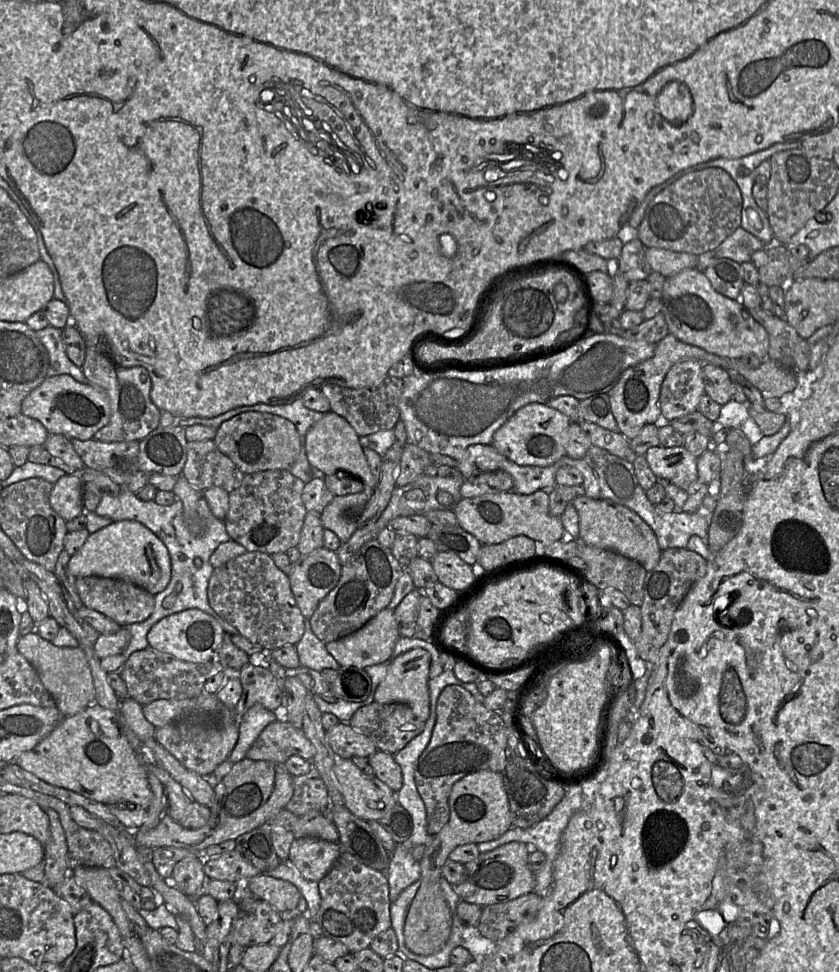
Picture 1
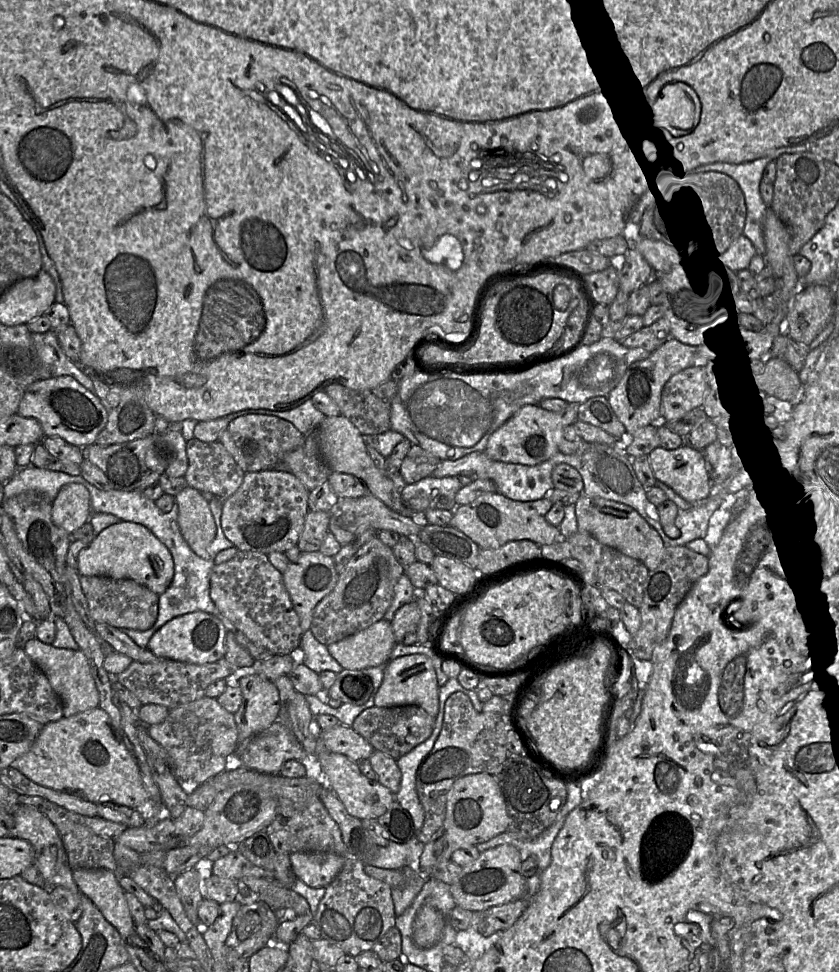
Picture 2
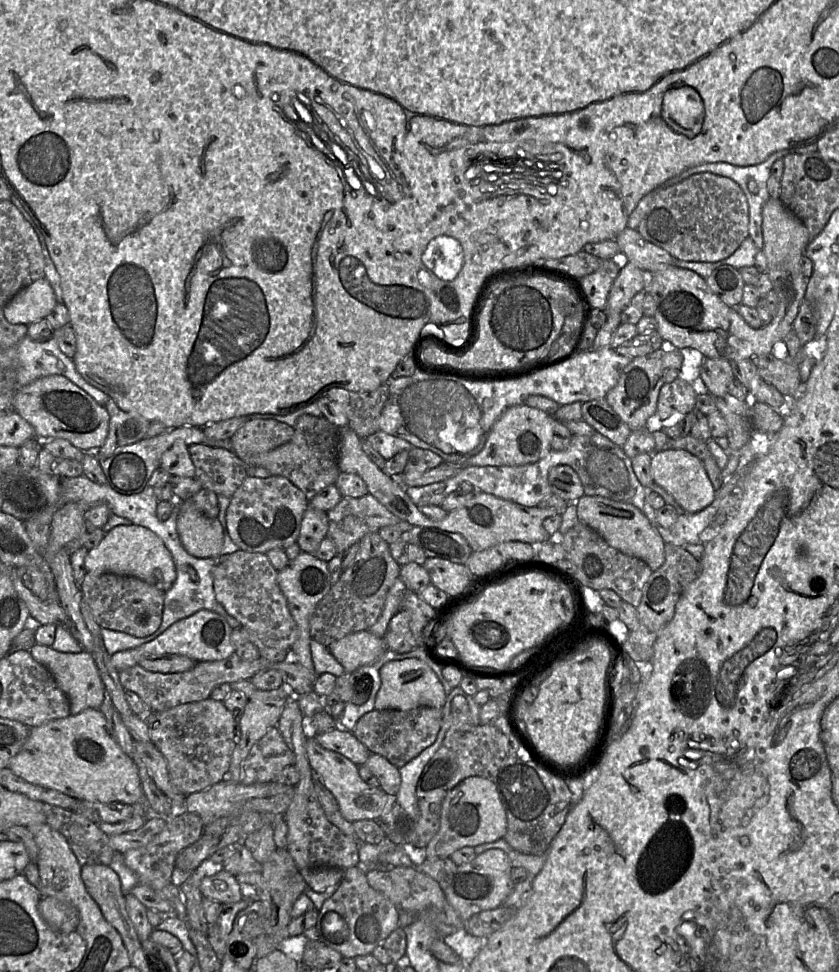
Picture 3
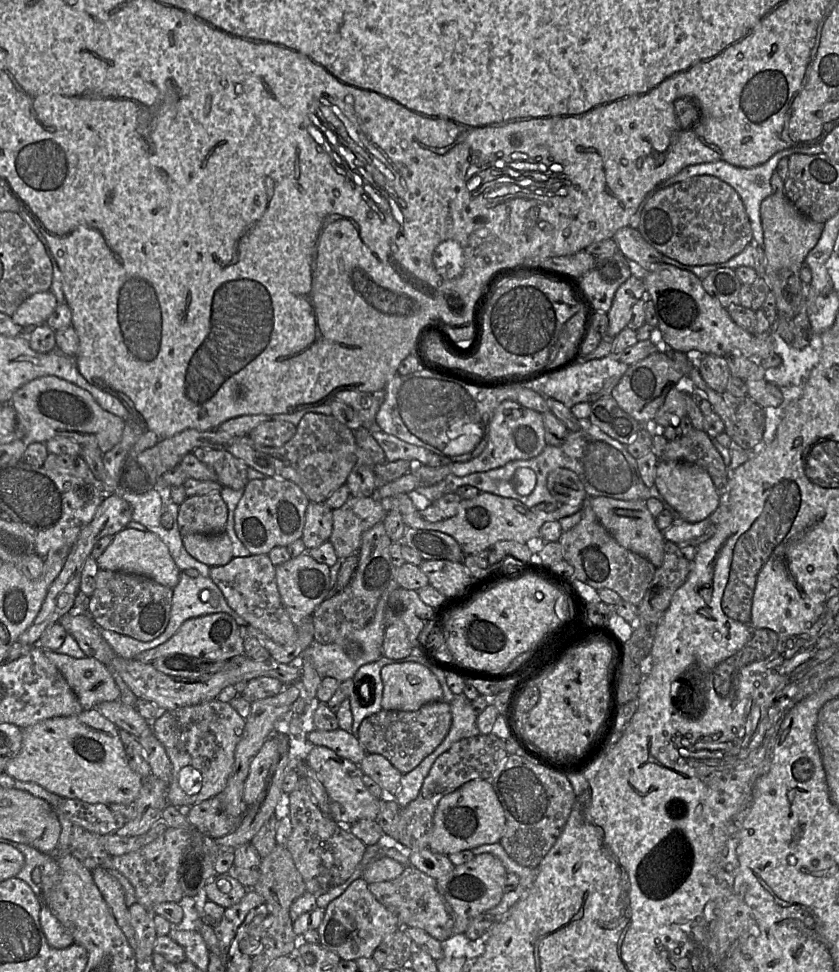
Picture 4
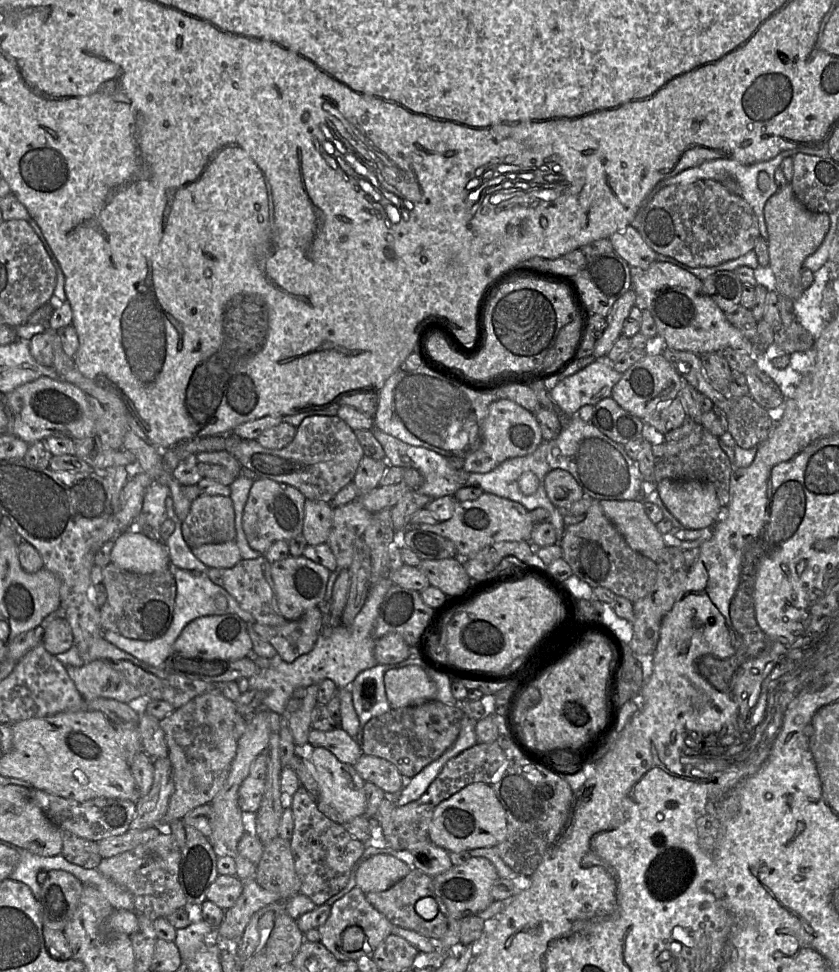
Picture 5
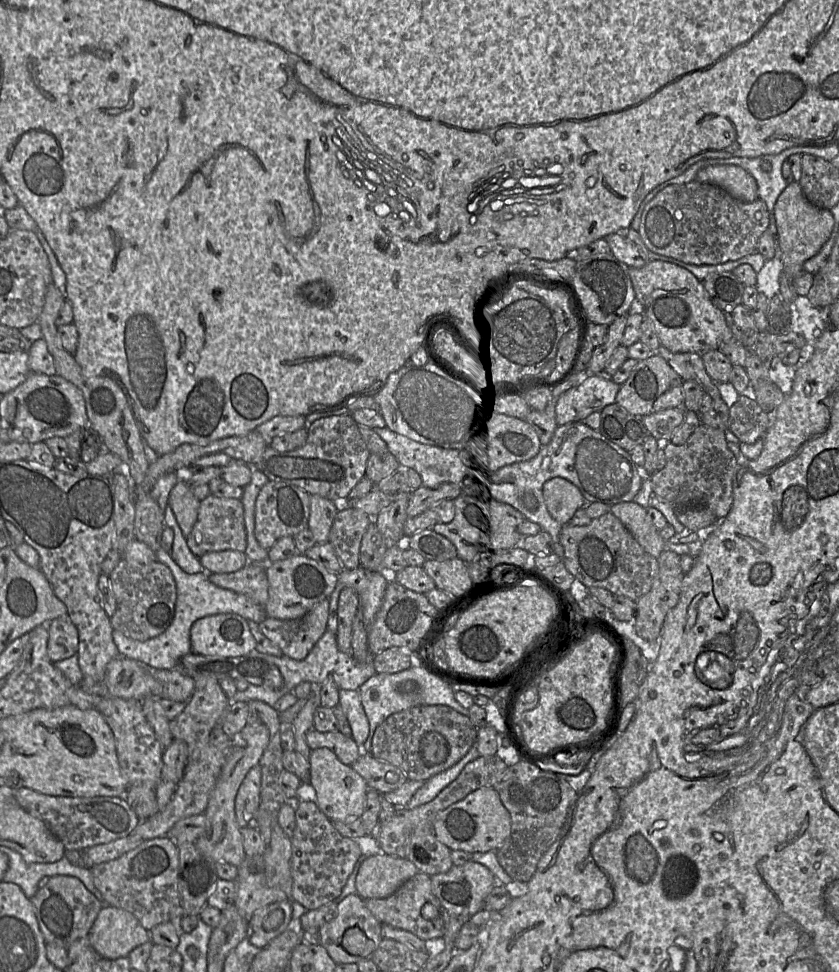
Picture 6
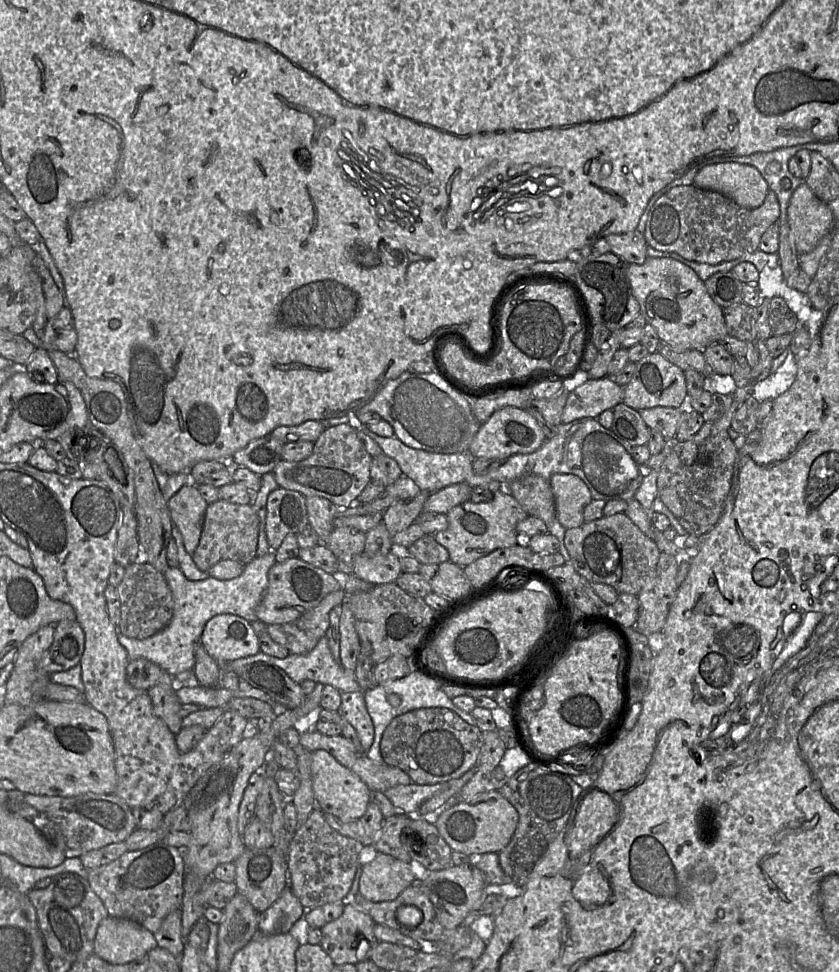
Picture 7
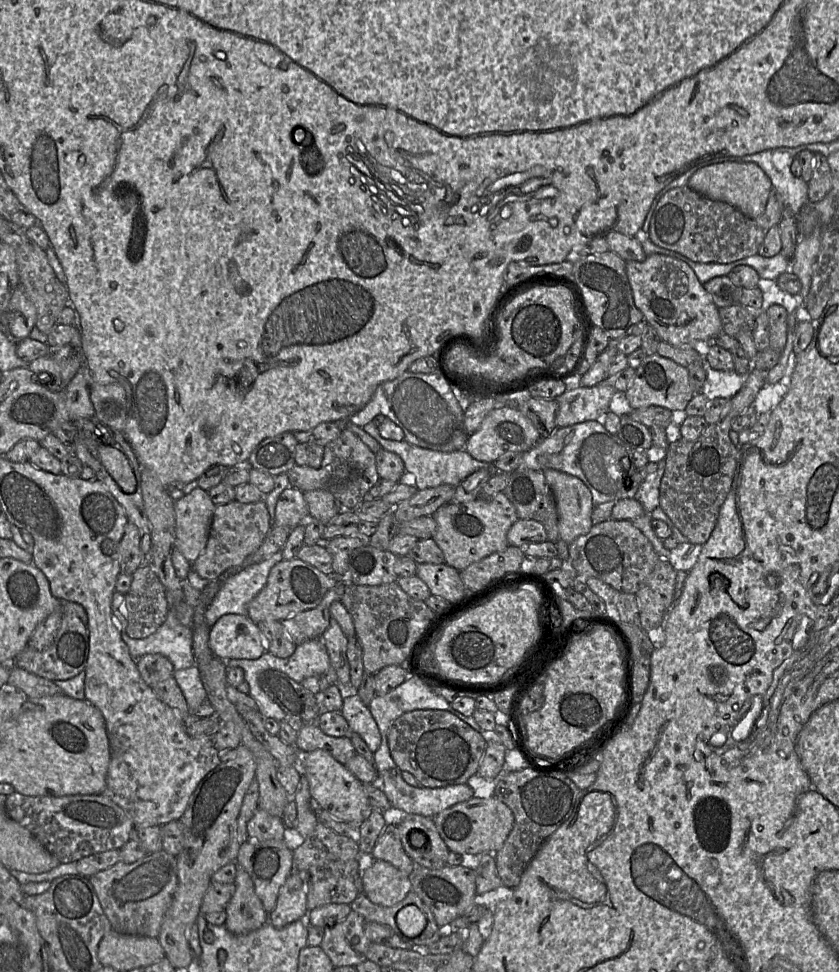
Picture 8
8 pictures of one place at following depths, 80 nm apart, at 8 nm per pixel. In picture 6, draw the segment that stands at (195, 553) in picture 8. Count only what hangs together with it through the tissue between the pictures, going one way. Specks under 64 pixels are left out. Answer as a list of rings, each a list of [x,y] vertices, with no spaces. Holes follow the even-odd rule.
[[[179,481],[170,492],[169,504],[184,537],[186,537],[197,520],[200,500],[194,496],[189,484]]]

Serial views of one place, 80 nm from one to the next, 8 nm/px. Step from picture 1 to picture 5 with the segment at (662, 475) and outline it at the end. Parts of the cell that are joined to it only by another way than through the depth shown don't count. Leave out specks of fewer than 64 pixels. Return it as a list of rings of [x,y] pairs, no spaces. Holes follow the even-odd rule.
[[[663,479],[656,484],[661,500],[685,529],[713,528],[722,507],[711,483]]]

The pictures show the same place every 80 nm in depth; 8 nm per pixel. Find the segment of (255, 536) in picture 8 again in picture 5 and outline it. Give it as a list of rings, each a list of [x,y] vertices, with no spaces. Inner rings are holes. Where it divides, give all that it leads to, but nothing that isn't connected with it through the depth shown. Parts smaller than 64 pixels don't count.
[[[200,495],[191,501],[188,515],[181,522],[182,536],[192,549],[205,544],[235,541],[235,512],[230,497]]]

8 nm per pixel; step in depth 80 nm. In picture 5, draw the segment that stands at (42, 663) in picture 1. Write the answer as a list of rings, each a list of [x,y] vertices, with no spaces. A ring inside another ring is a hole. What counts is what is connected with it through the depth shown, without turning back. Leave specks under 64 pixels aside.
[[[102,660],[84,663],[80,667],[65,666],[76,689],[86,700],[95,698],[114,699],[129,704],[143,693],[129,684],[114,667]]]

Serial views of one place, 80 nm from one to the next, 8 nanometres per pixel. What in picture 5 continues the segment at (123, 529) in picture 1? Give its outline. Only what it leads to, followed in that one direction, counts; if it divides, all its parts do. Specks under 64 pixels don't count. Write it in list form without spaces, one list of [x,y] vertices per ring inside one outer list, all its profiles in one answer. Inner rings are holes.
[[[125,531],[114,540],[111,563],[136,573],[151,574],[169,569],[169,556],[163,541],[137,531]]]

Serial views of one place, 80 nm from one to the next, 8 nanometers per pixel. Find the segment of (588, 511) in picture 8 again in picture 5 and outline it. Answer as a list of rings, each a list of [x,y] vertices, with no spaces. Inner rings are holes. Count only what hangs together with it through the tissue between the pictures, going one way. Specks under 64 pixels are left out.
[[[554,469],[545,477],[545,490],[552,504],[561,511],[569,511],[569,507],[585,495],[574,478],[564,469]]]

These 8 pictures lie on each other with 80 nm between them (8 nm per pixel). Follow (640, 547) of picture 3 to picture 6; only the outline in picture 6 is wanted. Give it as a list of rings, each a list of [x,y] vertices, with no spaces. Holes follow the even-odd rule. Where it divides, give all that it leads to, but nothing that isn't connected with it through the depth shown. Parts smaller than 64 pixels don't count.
[[[635,501],[620,502],[611,506],[611,513],[620,519],[647,553],[658,558],[665,550],[665,541],[644,507]]]

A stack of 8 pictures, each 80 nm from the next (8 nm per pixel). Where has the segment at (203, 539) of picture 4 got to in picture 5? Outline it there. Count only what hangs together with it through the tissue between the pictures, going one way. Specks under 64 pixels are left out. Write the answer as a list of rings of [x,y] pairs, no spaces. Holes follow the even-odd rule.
[[[235,541],[205,544],[192,548],[191,551],[208,568],[231,568],[242,559]]]

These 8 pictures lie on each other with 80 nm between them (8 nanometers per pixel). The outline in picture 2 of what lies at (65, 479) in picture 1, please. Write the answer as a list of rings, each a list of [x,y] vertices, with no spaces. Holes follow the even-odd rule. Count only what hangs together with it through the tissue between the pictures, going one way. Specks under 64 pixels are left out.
[[[79,483],[64,485],[52,503],[52,520],[71,534],[88,521],[92,509],[86,487]]]

